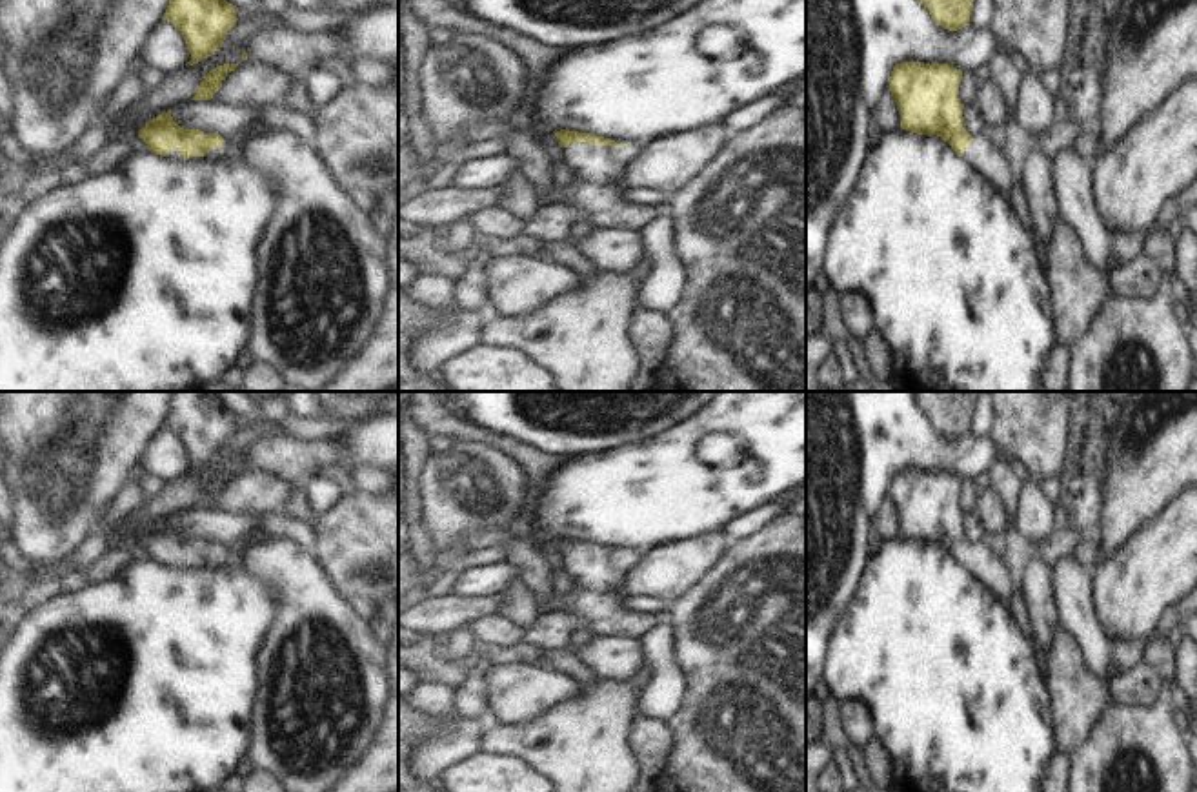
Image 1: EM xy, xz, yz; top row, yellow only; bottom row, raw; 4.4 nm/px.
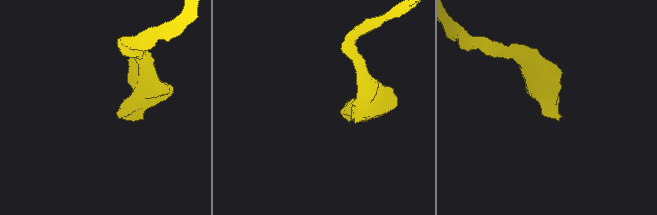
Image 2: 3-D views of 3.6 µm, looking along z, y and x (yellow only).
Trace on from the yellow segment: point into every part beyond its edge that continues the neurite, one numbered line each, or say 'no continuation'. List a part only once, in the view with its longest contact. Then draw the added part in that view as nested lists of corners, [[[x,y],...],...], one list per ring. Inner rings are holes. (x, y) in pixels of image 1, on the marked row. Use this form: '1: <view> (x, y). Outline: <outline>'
1: xz (603, 164). Outline: [[[577,142],[562,147],[562,162],[573,171],[573,177],[613,189],[629,158],[639,151],[639,144],[611,147]]]

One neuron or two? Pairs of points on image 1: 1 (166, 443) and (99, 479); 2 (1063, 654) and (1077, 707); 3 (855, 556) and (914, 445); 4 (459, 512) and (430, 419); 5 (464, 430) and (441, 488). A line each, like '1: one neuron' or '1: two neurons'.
1: two neurons
2: one neuron
3: one neuron
4: two neurons
5: two neurons

